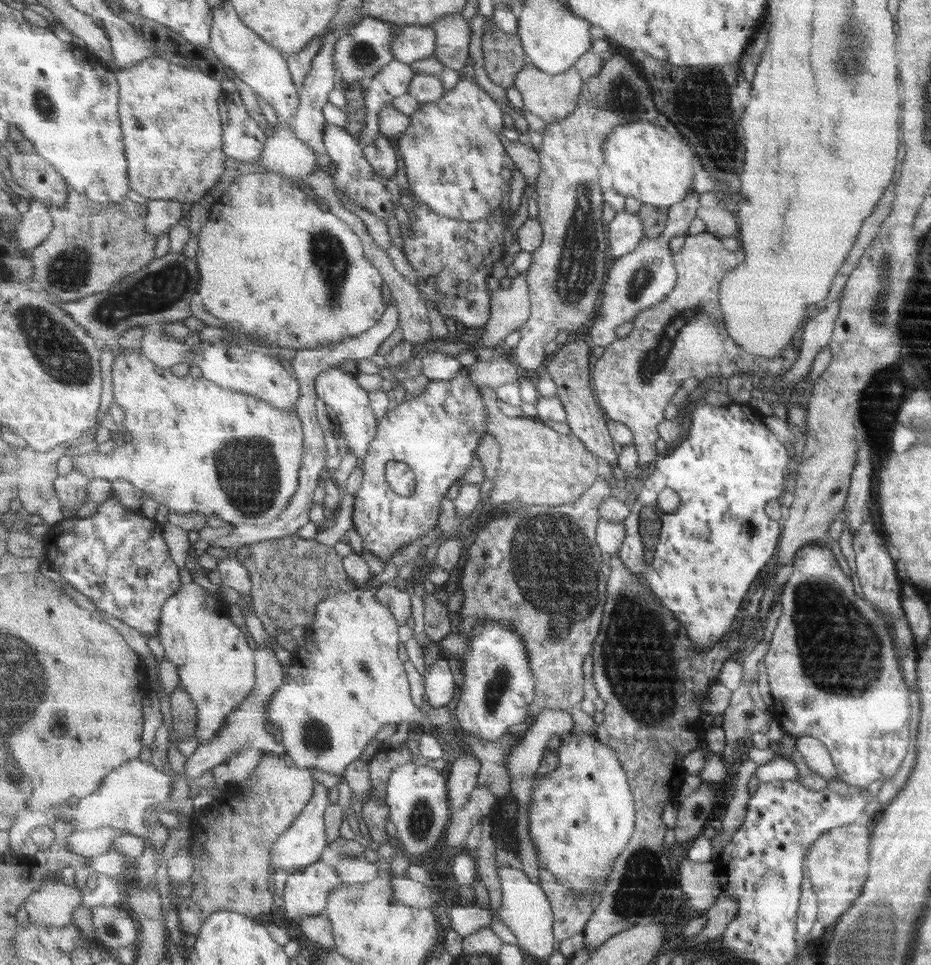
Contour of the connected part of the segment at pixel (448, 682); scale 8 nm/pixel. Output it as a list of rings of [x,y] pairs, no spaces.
[[[446,657],[439,658],[428,669],[424,681],[426,683],[425,697],[435,708],[448,707],[448,704],[454,700],[458,684],[452,670],[450,670],[450,662]]]

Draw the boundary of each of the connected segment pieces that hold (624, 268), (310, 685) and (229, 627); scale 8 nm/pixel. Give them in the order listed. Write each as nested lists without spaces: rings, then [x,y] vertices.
[[[662,235],[658,239],[646,238],[641,248],[615,260],[610,269],[609,279],[604,286],[601,309],[597,320],[594,320],[589,339],[595,346],[608,347],[618,338],[618,328],[633,320],[644,310],[658,307],[676,288],[679,281],[679,270],[675,255],[670,249],[672,238]]]
[[[359,583],[359,588],[352,592],[339,592],[338,594],[331,594],[317,610],[317,619],[314,625],[311,626],[313,630],[309,638],[306,638],[306,645],[302,646],[298,653],[301,659],[298,666],[288,668],[284,686],[275,694],[271,705],[269,706],[269,721],[271,720],[274,726],[283,732],[283,743],[287,748],[289,755],[295,758],[295,761],[302,767],[302,770],[317,769],[323,772],[328,772],[334,775],[344,775],[348,773],[349,766],[355,761],[360,760],[362,756],[368,751],[371,741],[374,741],[378,732],[388,726],[388,724],[399,725],[402,722],[422,722],[426,714],[422,712],[412,698],[412,686],[410,686],[410,676],[406,669],[409,667],[402,658],[400,658],[400,624],[392,609],[385,604],[382,604],[377,597],[378,591],[383,584],[374,587],[371,591],[364,591],[362,586],[366,585]]]
[[[196,581],[183,584],[183,588],[164,605],[163,622],[158,631],[158,638],[165,648],[166,660],[178,665],[182,677],[180,685],[188,689],[199,706],[199,731],[196,738],[200,744],[209,743],[223,729],[228,715],[254,694],[258,685],[256,650],[250,648],[248,634],[234,624],[228,603],[224,595],[212,594]]]

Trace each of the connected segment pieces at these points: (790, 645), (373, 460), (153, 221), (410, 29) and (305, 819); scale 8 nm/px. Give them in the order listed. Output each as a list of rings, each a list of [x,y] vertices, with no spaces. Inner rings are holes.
[[[808,543],[802,546],[796,558],[793,561],[793,574],[789,581],[784,584],[783,593],[779,601],[782,604],[782,614],[778,619],[778,626],[772,634],[772,640],[769,643],[769,649],[764,659],[768,674],[768,682],[771,688],[772,698],[775,701],[775,715],[773,716],[782,726],[786,734],[793,737],[813,736],[824,744],[830,753],[834,766],[837,770],[837,776],[849,786],[856,786],[860,789],[868,787],[871,783],[880,780],[883,784],[886,780],[890,780],[900,762],[906,756],[908,750],[908,730],[910,730],[910,706],[908,706],[908,690],[904,684],[904,678],[900,674],[900,666],[896,662],[895,642],[892,641],[888,633],[888,620],[880,615],[880,613],[866,600],[858,597],[854,592],[851,579],[846,577],[839,564],[836,562],[830,548],[827,545],[819,543]]]
[[[462,367],[454,380],[430,380],[421,395],[408,395],[407,401],[393,404],[386,417],[379,420],[379,436],[371,446],[371,452],[361,463],[364,470],[363,487],[355,501],[355,528],[364,538],[366,551],[378,555],[388,563],[398,552],[424,539],[442,515],[442,501],[448,497],[452,486],[462,482],[476,454],[489,432],[489,410],[481,388],[471,377],[472,367]],[[391,460],[407,462],[417,476],[417,491],[413,496],[403,496],[392,489],[387,479],[387,464]]]
[[[150,200],[147,229],[156,236],[168,234],[184,216],[182,204],[183,202],[179,202],[179,200],[168,200],[167,202]]]
[[[430,25],[396,26],[392,52],[394,58],[406,64],[431,58],[436,53],[437,32]]]
[[[317,781],[314,798],[299,816],[292,828],[279,838],[279,842],[273,848],[273,870],[287,870],[292,873],[301,872],[323,859],[327,859],[326,850],[330,845],[328,842],[328,831],[326,824],[326,813],[330,804],[330,792],[326,785]]]

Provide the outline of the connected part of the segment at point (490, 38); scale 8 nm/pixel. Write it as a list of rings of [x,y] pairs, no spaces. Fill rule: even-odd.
[[[502,27],[483,38],[485,69],[492,81],[507,90],[516,86],[519,75],[529,62],[520,36],[506,34]]]

